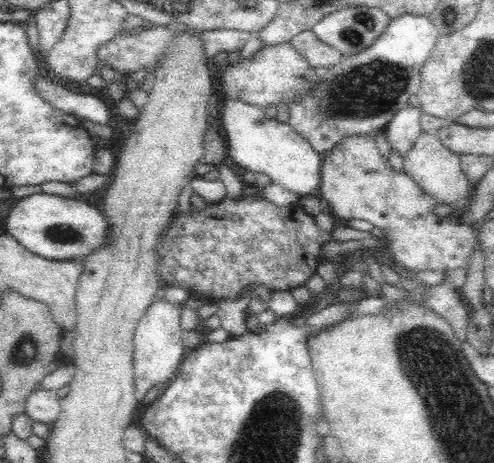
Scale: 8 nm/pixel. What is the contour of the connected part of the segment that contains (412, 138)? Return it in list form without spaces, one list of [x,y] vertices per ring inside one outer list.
[[[412,106],[406,107],[400,110],[384,129],[389,148],[402,157],[422,133],[420,121],[422,111]]]

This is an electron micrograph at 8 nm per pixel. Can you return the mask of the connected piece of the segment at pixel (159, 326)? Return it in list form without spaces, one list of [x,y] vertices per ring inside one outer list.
[[[163,298],[155,299],[138,321],[133,350],[134,390],[137,402],[141,402],[150,388],[166,388],[176,378],[186,348],[182,342],[180,327],[182,304],[172,304]]]

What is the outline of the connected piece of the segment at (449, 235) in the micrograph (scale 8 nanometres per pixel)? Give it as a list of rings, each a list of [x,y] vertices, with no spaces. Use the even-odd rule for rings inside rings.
[[[354,135],[342,138],[336,146],[322,153],[320,166],[320,181],[322,196],[329,205],[327,209],[340,223],[347,223],[352,218],[362,218],[371,222],[374,227],[385,231],[383,238],[386,244],[382,250],[374,250],[377,257],[382,255],[392,262],[392,267],[398,270],[407,269],[410,272],[420,270],[436,270],[445,272],[458,268],[467,262],[477,244],[478,228],[466,223],[454,224],[452,220],[434,215],[432,209],[438,205],[432,197],[422,193],[420,187],[403,169],[394,170],[384,159],[376,147],[375,137],[372,135]]]

